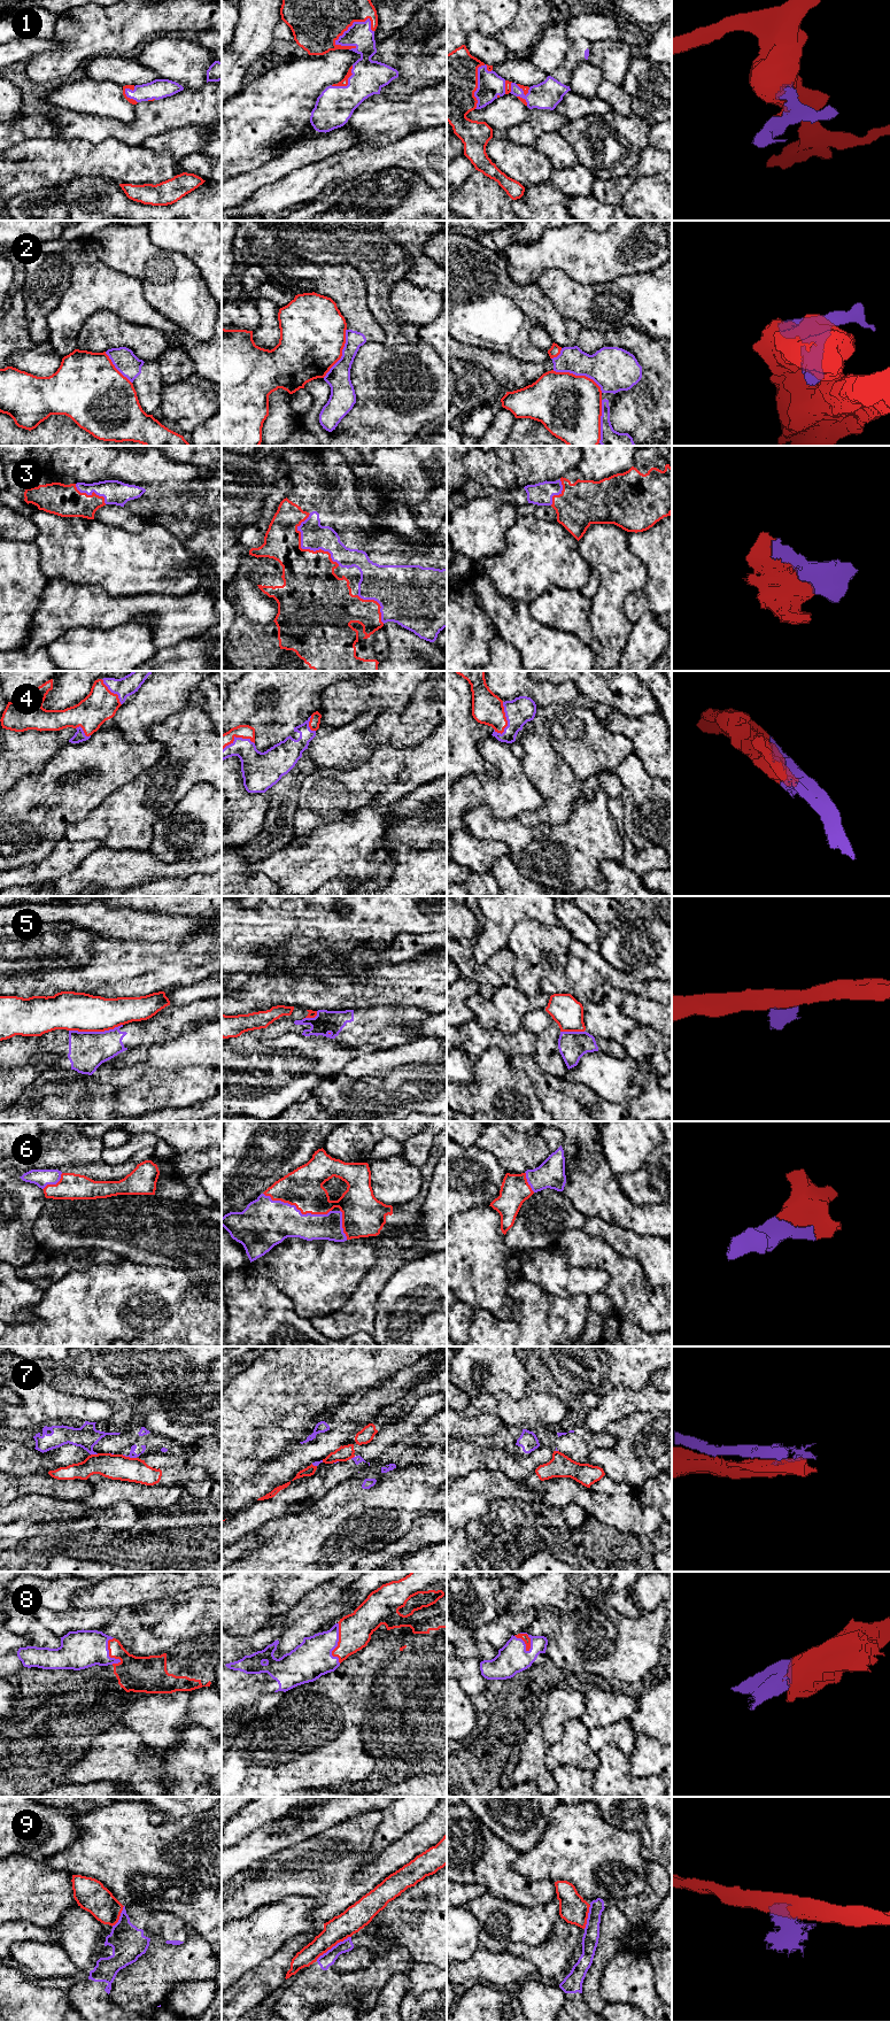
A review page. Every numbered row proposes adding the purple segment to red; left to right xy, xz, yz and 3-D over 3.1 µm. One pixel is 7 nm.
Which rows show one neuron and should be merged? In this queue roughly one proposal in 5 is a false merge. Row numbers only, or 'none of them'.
1, 3, 4, 6, 8

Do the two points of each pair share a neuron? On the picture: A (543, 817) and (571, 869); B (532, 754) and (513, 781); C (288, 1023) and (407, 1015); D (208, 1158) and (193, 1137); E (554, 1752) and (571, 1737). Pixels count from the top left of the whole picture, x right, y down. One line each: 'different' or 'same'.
A: different
B: different
C: same
D: different
E: same

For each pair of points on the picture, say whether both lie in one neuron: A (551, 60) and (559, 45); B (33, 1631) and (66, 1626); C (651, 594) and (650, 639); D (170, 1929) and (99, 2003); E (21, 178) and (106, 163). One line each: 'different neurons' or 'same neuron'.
A: same neuron
B: different neurons
C: different neurons
D: same neuron
E: same neuron

